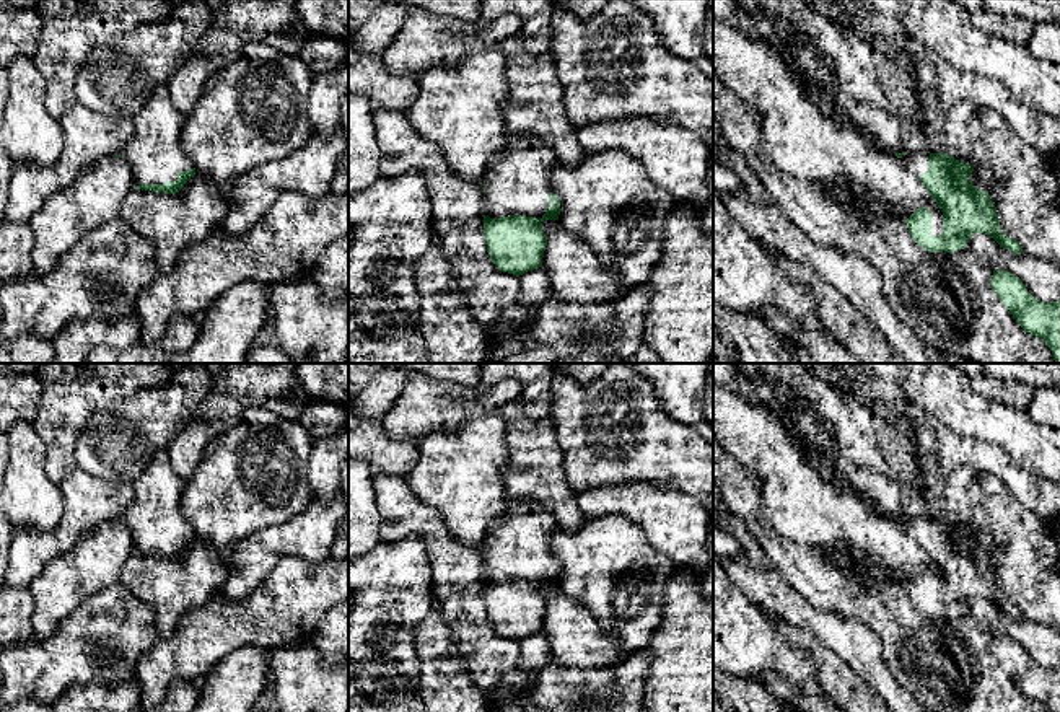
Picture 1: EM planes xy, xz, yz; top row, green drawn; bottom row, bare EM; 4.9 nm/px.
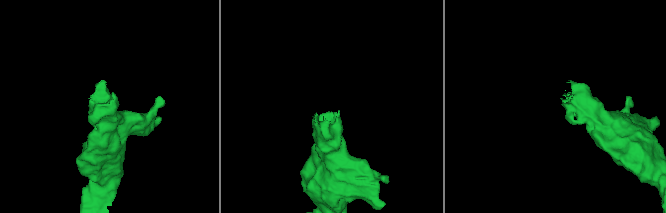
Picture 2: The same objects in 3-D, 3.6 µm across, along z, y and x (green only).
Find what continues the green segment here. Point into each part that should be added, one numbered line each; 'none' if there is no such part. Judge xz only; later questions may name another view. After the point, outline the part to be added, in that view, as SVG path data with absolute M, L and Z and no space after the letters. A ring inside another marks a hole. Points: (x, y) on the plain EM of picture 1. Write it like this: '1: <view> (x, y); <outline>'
1: xz (518, 548); M534 500L508 505L485 539L485 570L490 583L526 580L542 583L554 557L550 534L555 516Z

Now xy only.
1: xy (155, 520); M166 450L155 455L132 487L134 502L120 523L130 531L135 551L176 547L179 536L194 533L181 512L186 481L176 472Z

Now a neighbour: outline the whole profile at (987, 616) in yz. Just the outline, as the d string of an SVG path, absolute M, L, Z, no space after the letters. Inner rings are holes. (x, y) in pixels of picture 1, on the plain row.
M985 598L972 600L969 614L982 631L1018 640L1037 665L1044 668L1060 665L1060 629L1026 618L1013 619Z

